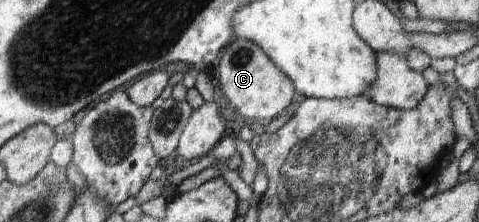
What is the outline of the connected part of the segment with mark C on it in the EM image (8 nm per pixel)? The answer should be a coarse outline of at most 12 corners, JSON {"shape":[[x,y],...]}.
{"shape":[[252,41],[223,47],[219,81],[249,122],[281,119],[296,90]]}

